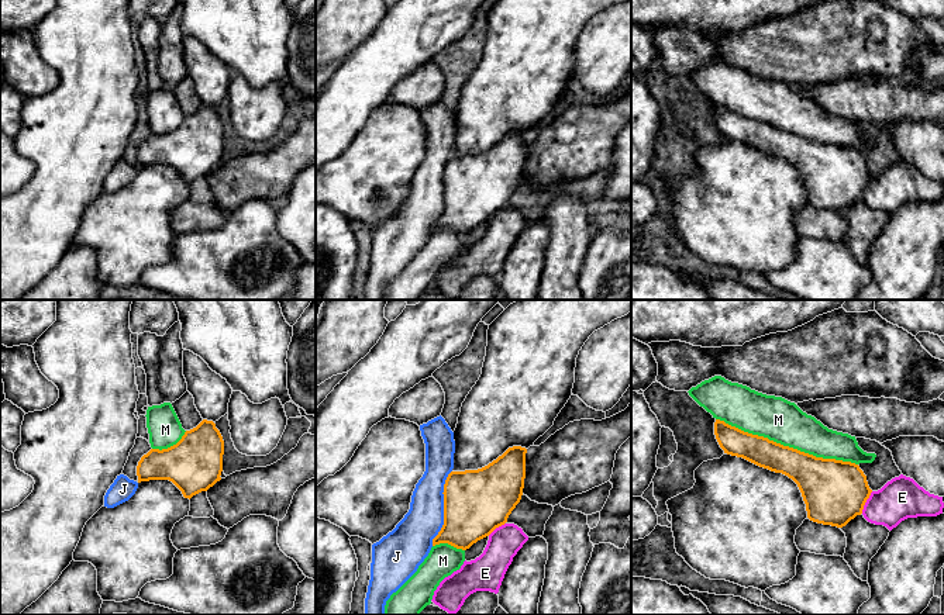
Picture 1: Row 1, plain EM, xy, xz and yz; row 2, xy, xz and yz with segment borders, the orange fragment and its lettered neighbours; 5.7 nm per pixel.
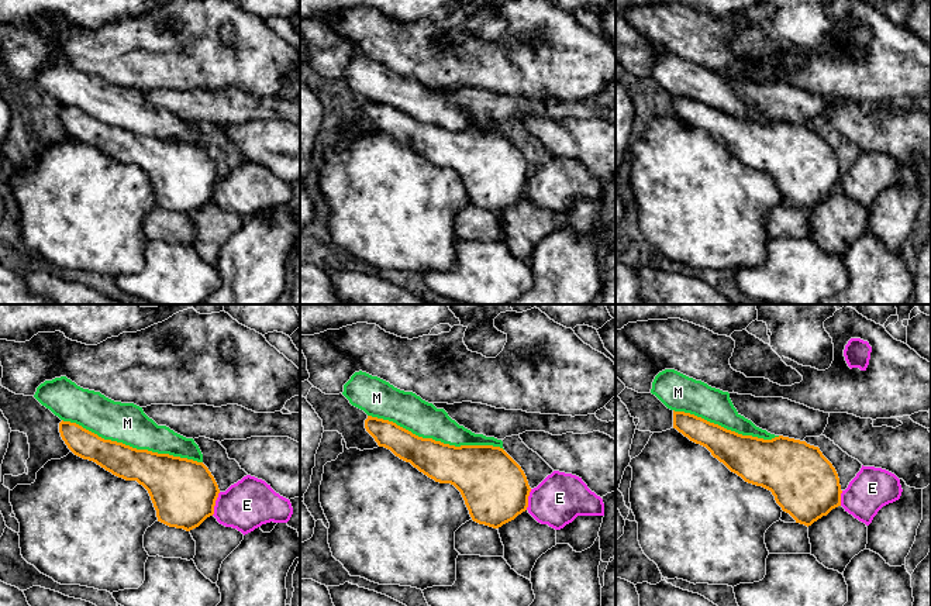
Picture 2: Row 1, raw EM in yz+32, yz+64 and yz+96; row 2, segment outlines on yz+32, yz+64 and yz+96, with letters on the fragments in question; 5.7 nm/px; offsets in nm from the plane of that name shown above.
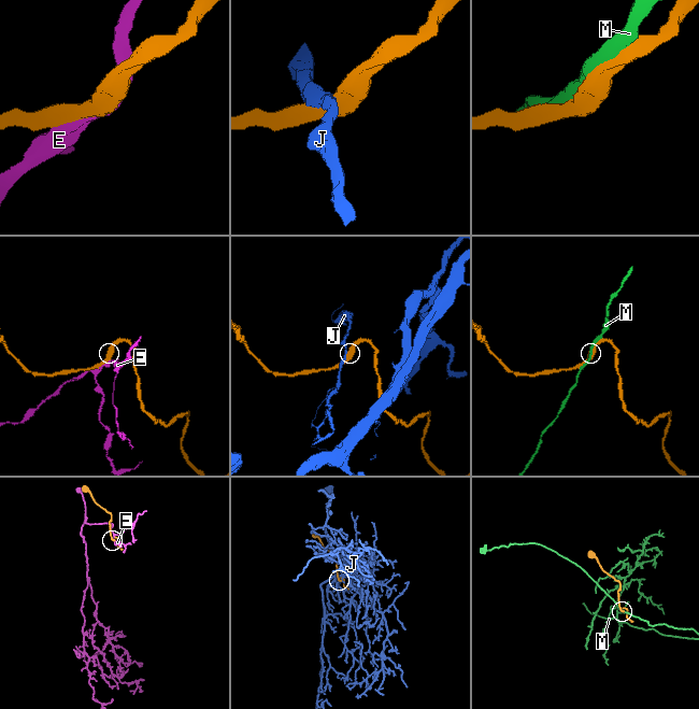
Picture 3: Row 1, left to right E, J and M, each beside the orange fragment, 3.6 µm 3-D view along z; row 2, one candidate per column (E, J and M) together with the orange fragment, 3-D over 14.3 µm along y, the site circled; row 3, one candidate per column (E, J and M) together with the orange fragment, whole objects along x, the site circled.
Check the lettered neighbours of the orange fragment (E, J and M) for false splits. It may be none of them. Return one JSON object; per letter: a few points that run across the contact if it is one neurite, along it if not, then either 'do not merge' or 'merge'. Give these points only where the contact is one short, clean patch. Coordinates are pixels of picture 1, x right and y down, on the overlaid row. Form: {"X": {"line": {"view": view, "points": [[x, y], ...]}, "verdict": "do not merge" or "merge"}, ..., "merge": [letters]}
{"E": {"verdict": "do not merge"}, "J": {"verdict": "do not merge"}, "M": {"verdict": "do not merge"}, "merge": []}

